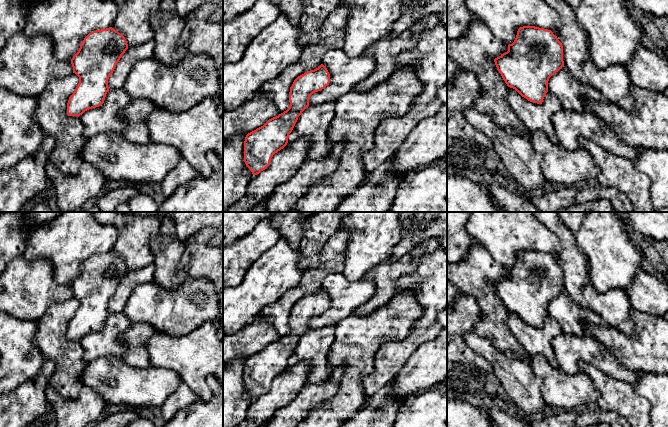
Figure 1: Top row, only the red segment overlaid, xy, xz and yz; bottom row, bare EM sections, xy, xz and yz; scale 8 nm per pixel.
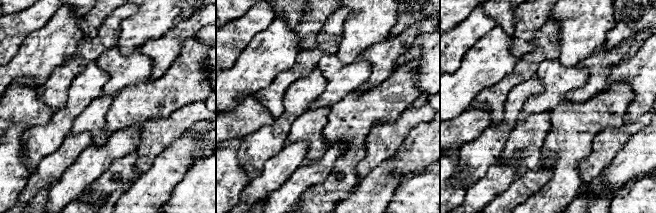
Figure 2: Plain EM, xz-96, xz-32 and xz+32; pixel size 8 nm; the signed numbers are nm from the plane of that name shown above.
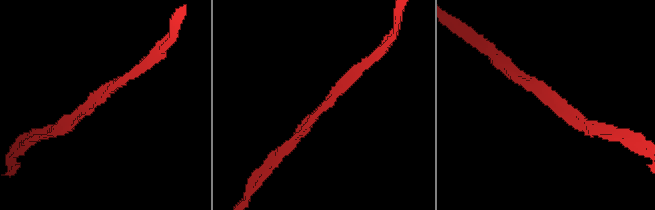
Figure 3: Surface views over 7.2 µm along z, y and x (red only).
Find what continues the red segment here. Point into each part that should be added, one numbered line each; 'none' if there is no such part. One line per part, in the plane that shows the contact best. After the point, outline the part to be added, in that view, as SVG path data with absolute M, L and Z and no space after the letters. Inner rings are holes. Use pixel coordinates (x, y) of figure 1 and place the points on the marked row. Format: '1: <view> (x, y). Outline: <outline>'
1: xz (345, 72). Outline: M343 49L327 51L321 64L327 68L331 80L328 86L310 96L309 106L335 102L375 70L374 57L363 54L357 58L351 58Z

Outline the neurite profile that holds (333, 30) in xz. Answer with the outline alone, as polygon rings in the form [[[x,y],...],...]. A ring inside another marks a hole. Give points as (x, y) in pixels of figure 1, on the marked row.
[[[350,6],[337,7],[320,26],[321,40],[303,48],[300,59],[285,68],[276,78],[265,82],[259,92],[273,101],[279,114],[289,108],[289,92],[294,80],[307,71],[318,68],[329,50],[342,49]]]

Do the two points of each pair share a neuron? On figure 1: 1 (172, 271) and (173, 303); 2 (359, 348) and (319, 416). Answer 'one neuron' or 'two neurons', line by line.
1: two neurons
2: one neuron

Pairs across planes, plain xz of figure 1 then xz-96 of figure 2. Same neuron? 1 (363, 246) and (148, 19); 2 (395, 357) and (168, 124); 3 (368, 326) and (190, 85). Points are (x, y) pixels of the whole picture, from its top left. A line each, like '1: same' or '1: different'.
1: same
2: same
3: same

